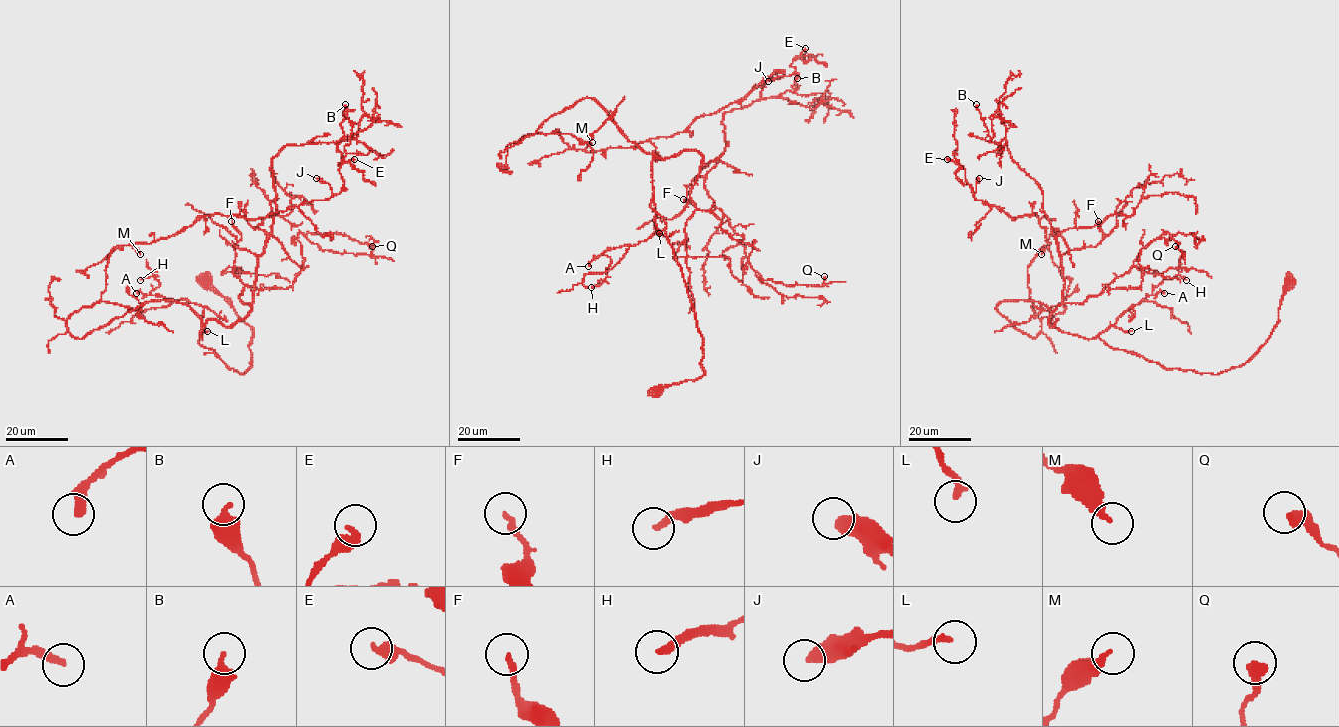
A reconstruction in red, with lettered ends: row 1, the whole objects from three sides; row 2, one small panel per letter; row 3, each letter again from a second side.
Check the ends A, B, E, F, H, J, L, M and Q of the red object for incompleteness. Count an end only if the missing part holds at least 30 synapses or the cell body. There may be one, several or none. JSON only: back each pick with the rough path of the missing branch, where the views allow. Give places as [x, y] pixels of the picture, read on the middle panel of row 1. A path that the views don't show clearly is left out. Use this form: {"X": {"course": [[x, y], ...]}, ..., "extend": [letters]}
{"A": {"course": [[588, 266], [561, 280], [532, 288], [520, 280], [490, 276], [480, 269]]}, "extend": ["A"]}

